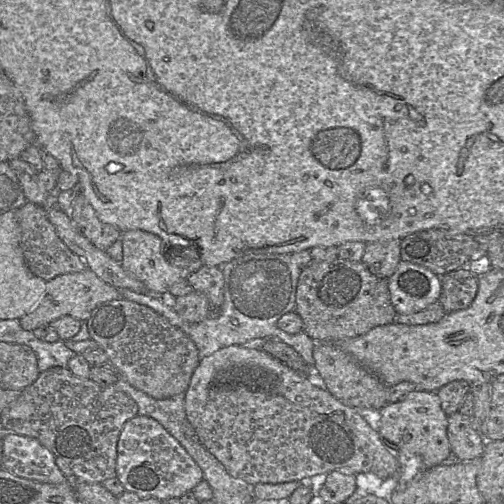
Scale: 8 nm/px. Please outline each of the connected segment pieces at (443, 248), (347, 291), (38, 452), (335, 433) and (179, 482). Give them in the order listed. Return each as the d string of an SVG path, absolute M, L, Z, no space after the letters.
M427 229L414 232L401 239L400 245L401 260L426 267L439 277L459 268L468 269L468 265L472 261L481 259L485 254L485 246L483 247L472 236L450 234L440 229Z
M340 258L312 261L301 270L294 311L303 321L303 331L315 342L358 337L374 327L394 322L397 317L390 298L388 279L372 274L361 261Z
M8 433L1 439L2 468L29 480L60 484L68 479L55 463L56 456L37 439Z
M252 344L231 345L221 348L216 352L202 358L193 372L190 384L184 393L184 406L186 418L195 430L198 441L223 464L228 473L237 479L241 479L249 485L258 483L277 484L290 481L300 481L304 478L332 471L340 471L343 474L373 473L381 479L397 475L399 462L397 457L383 443L378 432L374 431L368 423L355 411L336 399L322 384L315 385L305 374L297 372L287 365L272 357L258 346Z
M136 415L123 426L117 443L116 475L124 489L140 498L157 498L160 501L180 498L203 480L203 472L183 446L155 419Z

